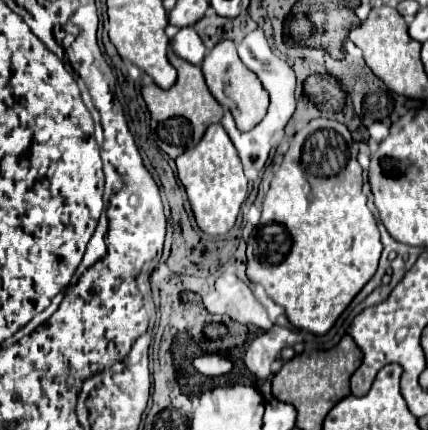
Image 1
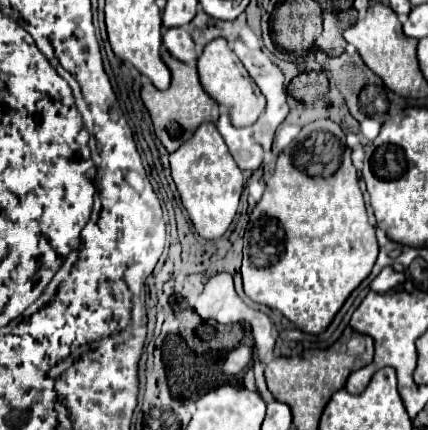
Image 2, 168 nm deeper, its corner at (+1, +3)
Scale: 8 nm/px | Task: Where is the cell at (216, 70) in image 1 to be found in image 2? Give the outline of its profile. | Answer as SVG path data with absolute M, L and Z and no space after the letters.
M217 38L205 46L205 50L201 52L201 56L197 60L197 70L199 70L199 80L205 88L205 92L215 102L227 106L231 122L235 126L239 126L239 128L251 126L265 110L265 96L261 94L257 84L253 82L253 78L247 74L247 70L243 70L241 60L233 54L233 50L229 48L225 38Z

